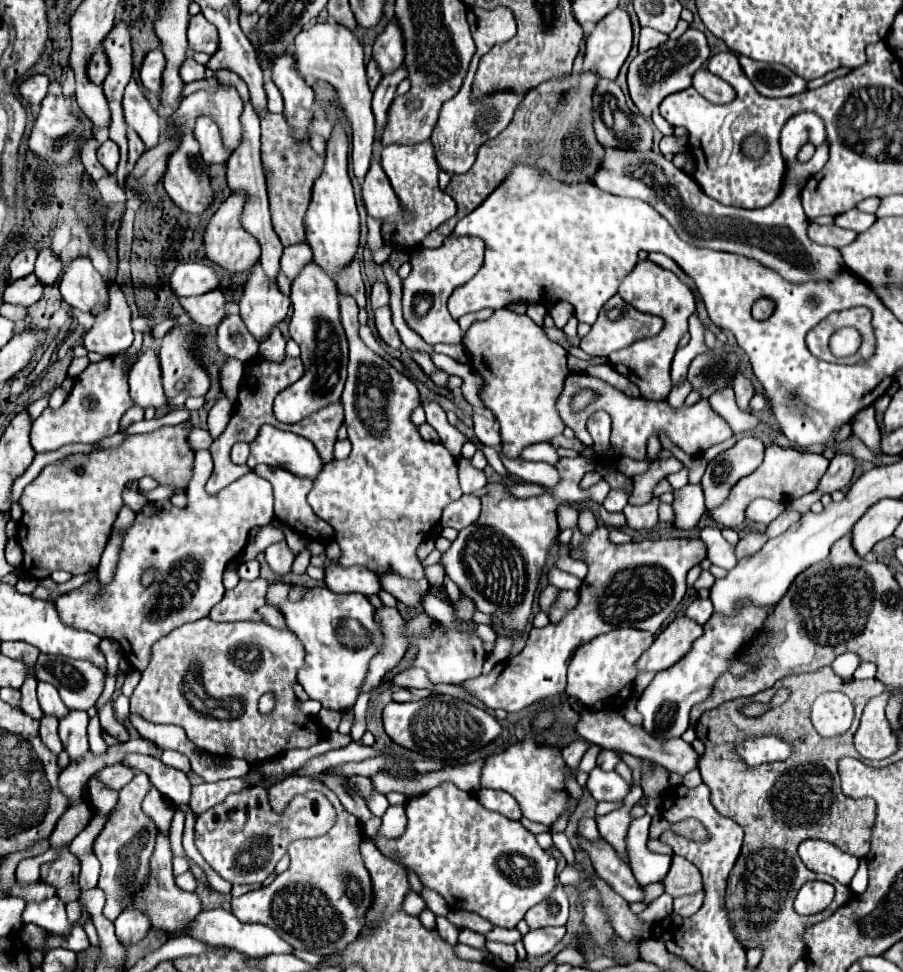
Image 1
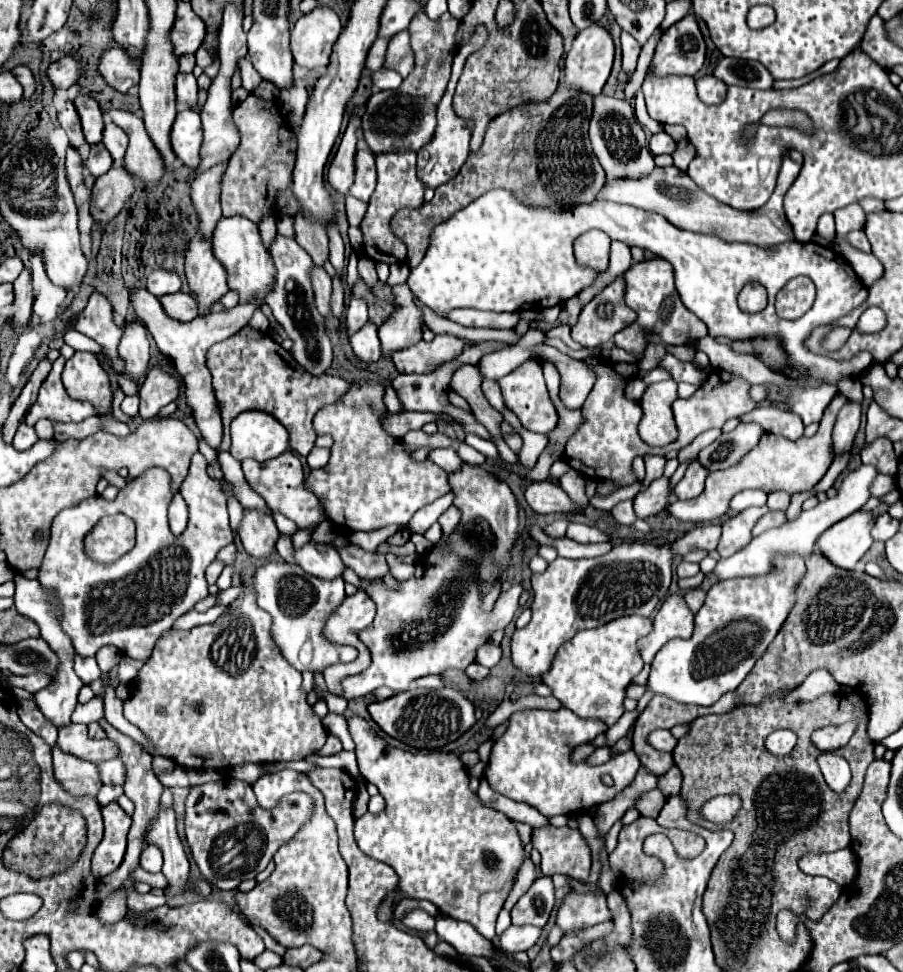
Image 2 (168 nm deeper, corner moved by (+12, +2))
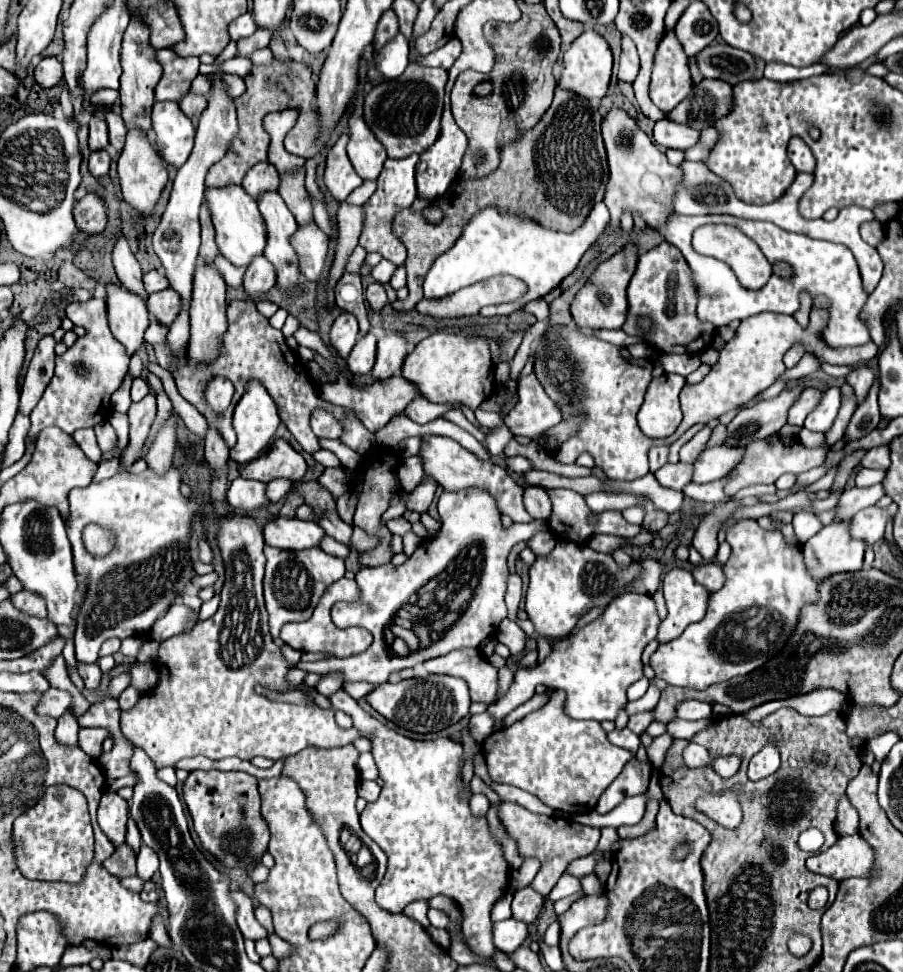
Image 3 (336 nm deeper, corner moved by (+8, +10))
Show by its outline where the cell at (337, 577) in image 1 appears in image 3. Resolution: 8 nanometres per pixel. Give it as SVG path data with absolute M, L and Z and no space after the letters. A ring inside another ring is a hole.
M274 517L264 527L264 539L266 545L278 547L278 549L290 549L290 551L302 551L320 547L326 533L318 523L300 521L300 519L284 519Z

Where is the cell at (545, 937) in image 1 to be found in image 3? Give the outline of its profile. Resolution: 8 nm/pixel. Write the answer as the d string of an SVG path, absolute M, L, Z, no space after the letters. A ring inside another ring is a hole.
M514 917L494 923L494 945L496 949L504 951L504 953L514 953L528 937L528 923L518 921Z

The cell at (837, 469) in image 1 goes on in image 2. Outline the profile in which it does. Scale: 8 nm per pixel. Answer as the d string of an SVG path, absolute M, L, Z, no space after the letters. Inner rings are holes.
M846 401L846 405L838 413L834 433L832 433L836 455L852 449L854 435L860 427L860 417L862 417L862 403L860 401Z

